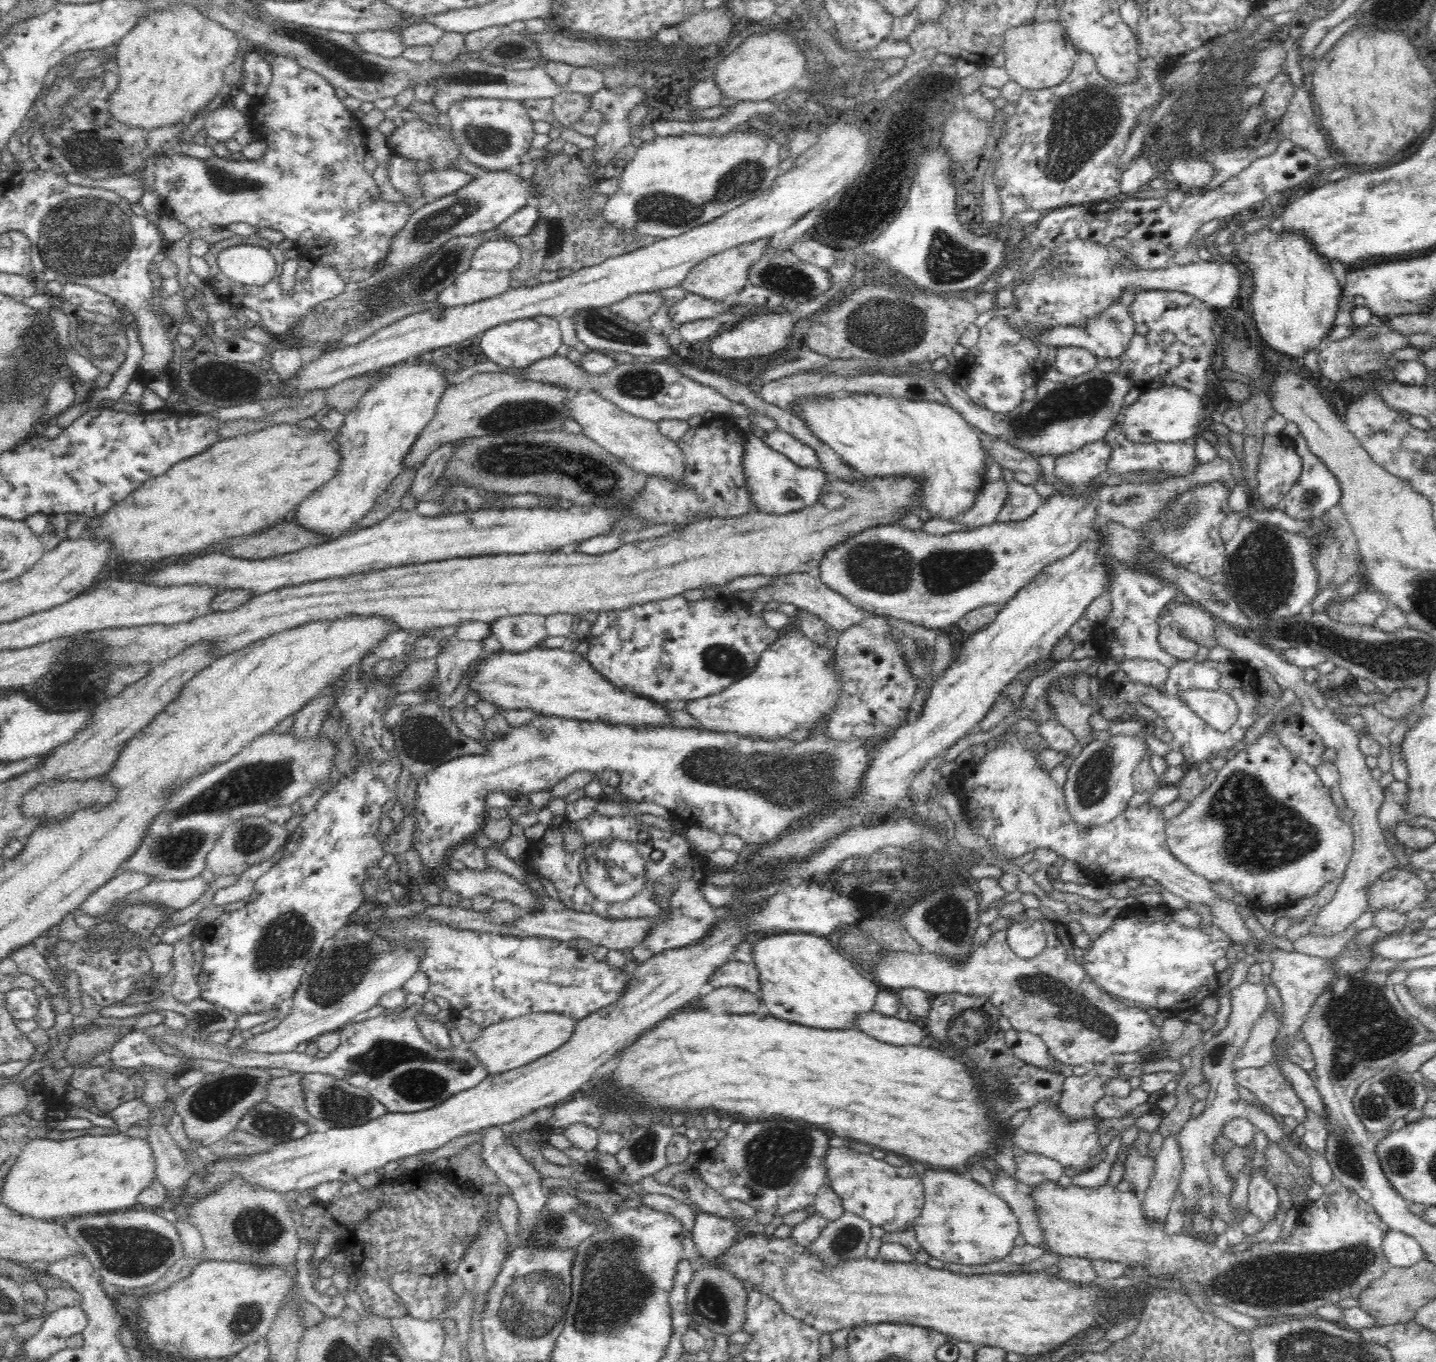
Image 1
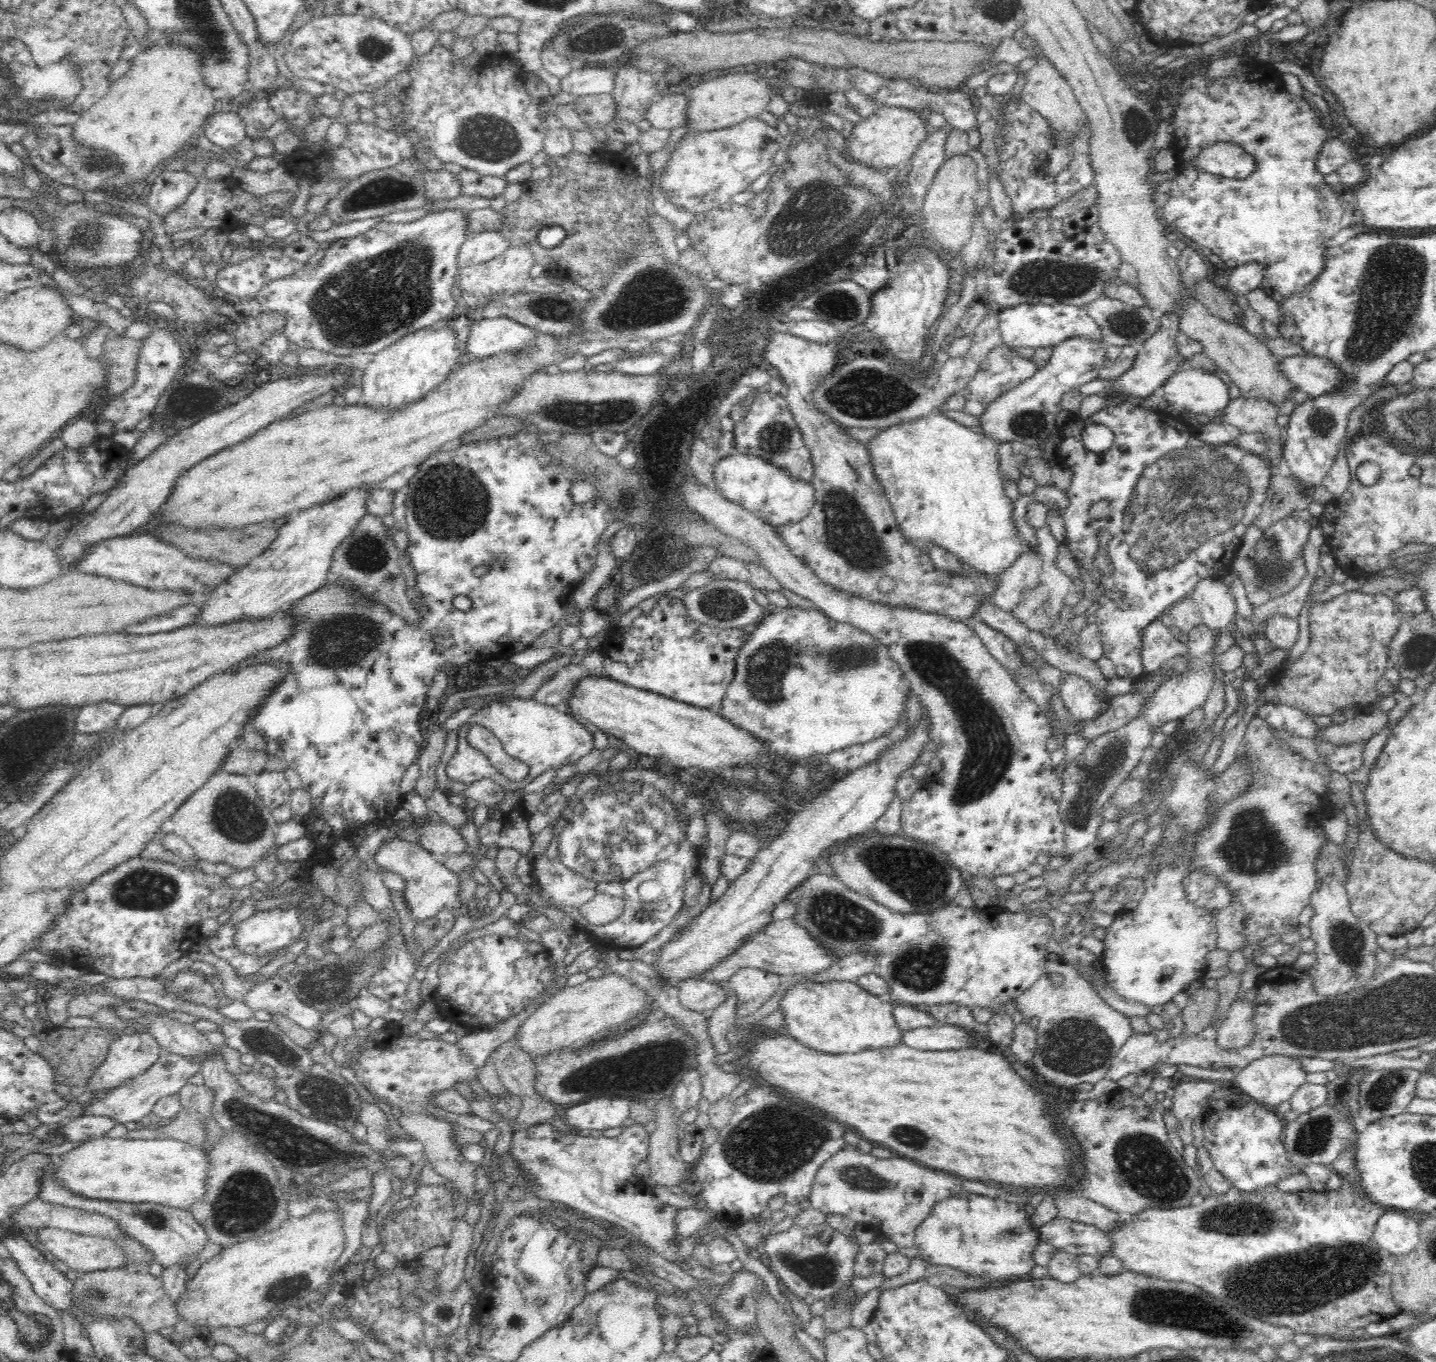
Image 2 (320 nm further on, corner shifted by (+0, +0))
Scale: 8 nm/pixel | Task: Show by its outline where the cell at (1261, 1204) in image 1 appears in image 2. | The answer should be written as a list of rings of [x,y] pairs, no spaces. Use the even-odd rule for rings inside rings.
[[[1246,1099],[1244,1106],[1210,1111],[1203,1120],[1203,1147],[1208,1150],[1214,1168],[1233,1187],[1242,1192],[1277,1185],[1291,1177],[1291,1164],[1286,1153],[1281,1116],[1274,1109]]]

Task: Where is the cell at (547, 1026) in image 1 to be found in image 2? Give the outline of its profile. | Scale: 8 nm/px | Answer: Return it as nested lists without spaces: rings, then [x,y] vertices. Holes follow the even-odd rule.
[[[608,973],[601,977],[588,979],[576,986],[566,986],[537,1007],[532,1016],[528,1016],[516,1038],[519,1046],[532,1058],[546,1056],[554,1050],[569,1049],[572,1044],[594,1040],[603,1032],[614,1028],[638,1016],[652,998],[647,991],[640,989],[628,977],[618,973]]]

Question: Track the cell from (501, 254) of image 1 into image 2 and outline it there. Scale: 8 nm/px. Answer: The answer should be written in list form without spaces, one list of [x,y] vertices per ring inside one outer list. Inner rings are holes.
[[[499,230],[472,233],[459,248],[458,264],[461,267],[480,265],[495,256],[500,256],[510,245]]]

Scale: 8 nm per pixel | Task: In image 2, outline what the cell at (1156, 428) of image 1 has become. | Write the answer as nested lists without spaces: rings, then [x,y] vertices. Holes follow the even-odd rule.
[[[1188,367],[1168,378],[1164,399],[1169,406],[1165,413],[1177,416],[1188,410],[1192,416],[1216,416],[1231,401],[1228,386],[1210,370]]]

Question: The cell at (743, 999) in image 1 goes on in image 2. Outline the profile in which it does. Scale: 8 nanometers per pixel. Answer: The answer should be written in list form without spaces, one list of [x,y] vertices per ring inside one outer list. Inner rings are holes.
[[[684,979],[675,986],[679,989],[682,1006],[696,1012],[711,1013],[727,997],[721,986],[701,979]]]

